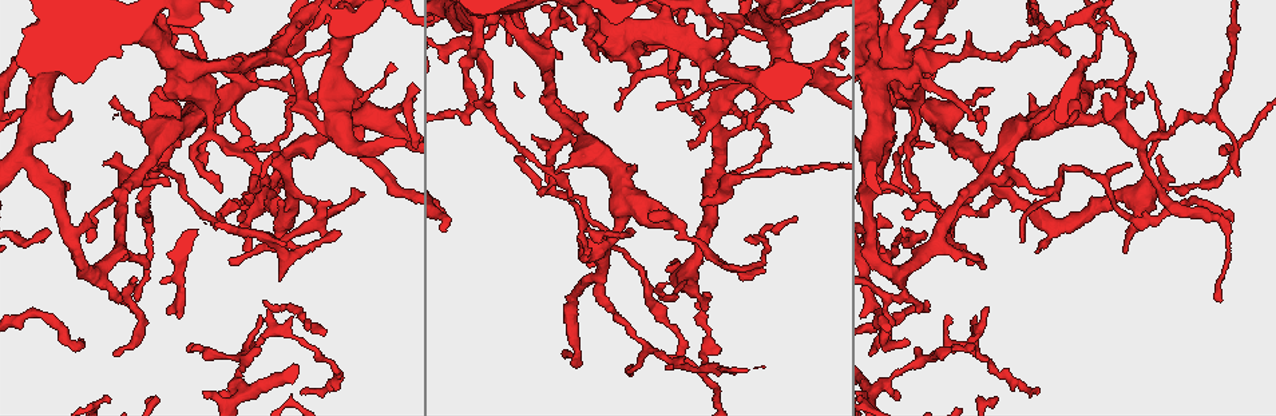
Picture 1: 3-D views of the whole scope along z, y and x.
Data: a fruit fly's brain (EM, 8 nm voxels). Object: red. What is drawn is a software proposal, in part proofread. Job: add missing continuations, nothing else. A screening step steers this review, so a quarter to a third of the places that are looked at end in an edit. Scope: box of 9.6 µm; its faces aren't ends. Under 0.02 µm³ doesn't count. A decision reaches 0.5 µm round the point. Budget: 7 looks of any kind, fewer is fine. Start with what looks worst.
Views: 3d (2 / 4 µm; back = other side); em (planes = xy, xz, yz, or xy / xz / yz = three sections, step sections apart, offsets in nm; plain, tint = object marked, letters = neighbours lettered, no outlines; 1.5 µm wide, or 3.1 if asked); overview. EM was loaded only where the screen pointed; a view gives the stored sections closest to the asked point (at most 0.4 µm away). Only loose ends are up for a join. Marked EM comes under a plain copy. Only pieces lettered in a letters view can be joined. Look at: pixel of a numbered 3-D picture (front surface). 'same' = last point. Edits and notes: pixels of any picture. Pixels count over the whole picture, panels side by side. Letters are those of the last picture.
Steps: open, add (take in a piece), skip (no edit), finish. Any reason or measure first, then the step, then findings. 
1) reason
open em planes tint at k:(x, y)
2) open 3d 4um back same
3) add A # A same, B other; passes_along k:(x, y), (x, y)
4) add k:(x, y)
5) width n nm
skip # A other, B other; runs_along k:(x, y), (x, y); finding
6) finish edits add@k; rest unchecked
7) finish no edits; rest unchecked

branch stops here
open 3d 4um at 1:(239, 220)

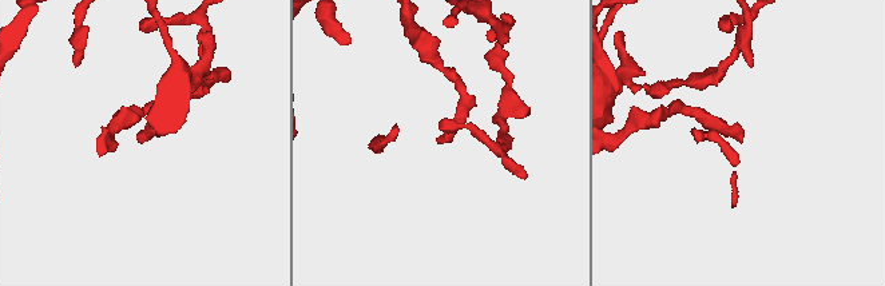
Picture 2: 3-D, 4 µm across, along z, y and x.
open em yz step 8 letters at 2:(742, 142)

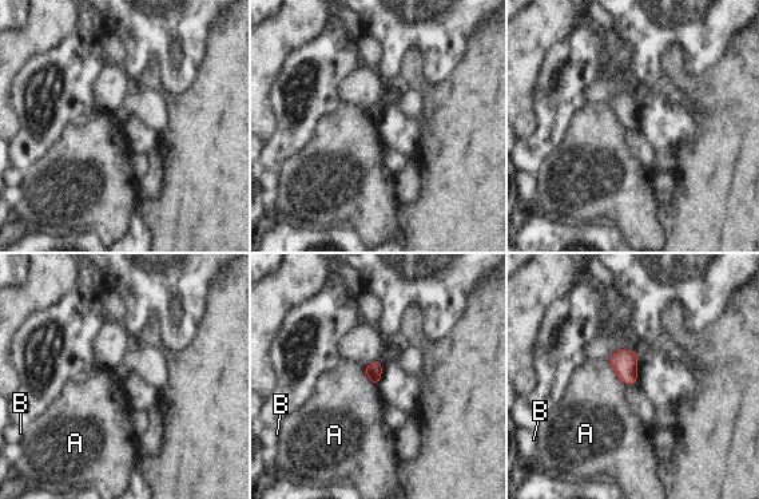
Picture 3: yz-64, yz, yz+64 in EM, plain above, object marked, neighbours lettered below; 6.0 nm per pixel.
cut it another way
open em planes letters same

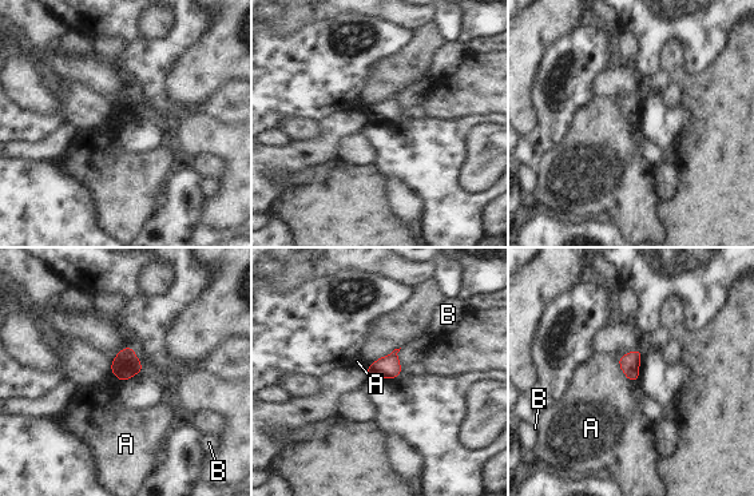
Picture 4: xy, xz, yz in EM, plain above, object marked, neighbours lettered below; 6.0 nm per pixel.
skip # A other, B other; border 4:(616, 357), (618, 366), (631, 381); no lettered piece goes on from it

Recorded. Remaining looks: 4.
free end
open 3d 2um at 1:(986, 268)

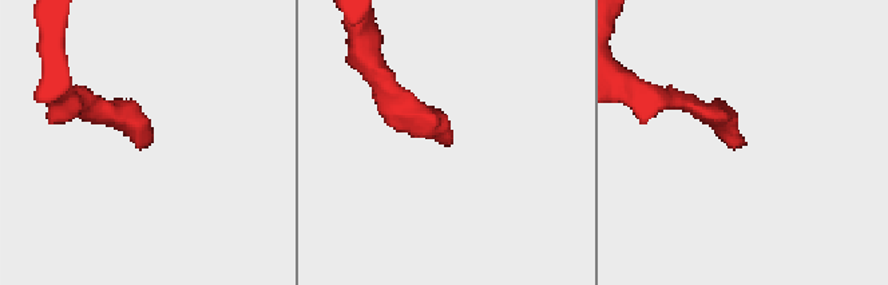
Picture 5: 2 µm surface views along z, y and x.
shape alone is not enough
open em yz step 8 tint at 5:(445, 139)

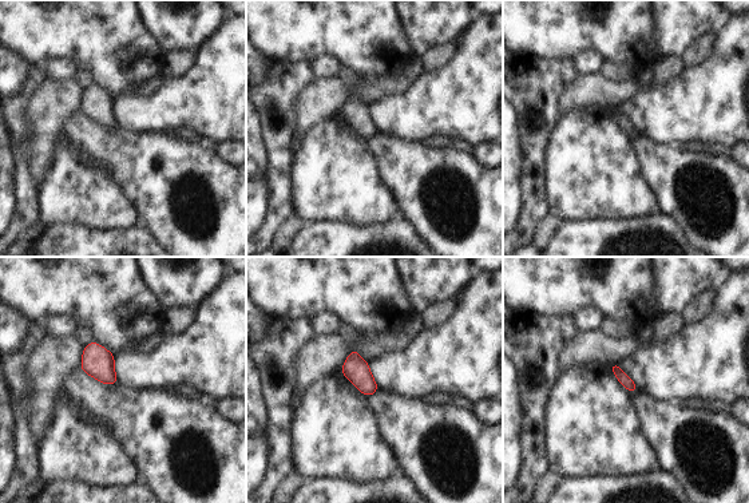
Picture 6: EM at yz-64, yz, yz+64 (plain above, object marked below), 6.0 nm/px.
open em planes letters same

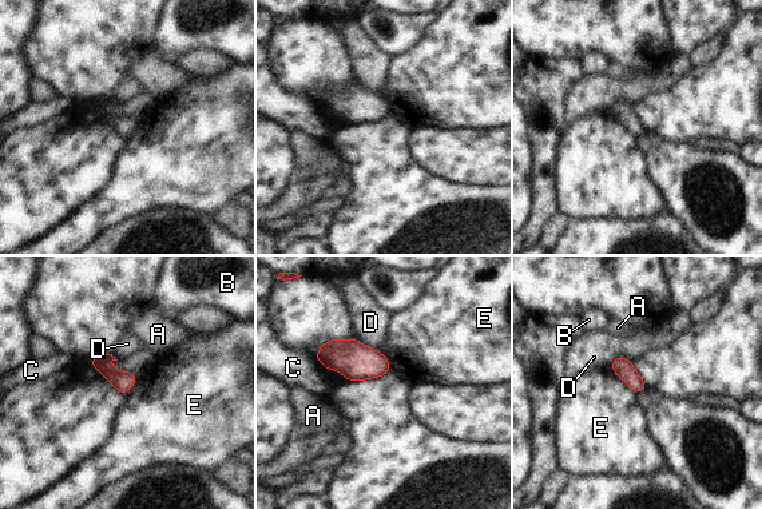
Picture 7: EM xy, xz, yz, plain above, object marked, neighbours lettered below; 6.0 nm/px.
skip # A other, B other, C other, D other, E other; border 7:(610, 364), (611, 369), (638, 394); none of them fits

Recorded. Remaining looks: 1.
thin end
open em planes letters at 1:(658, 108)

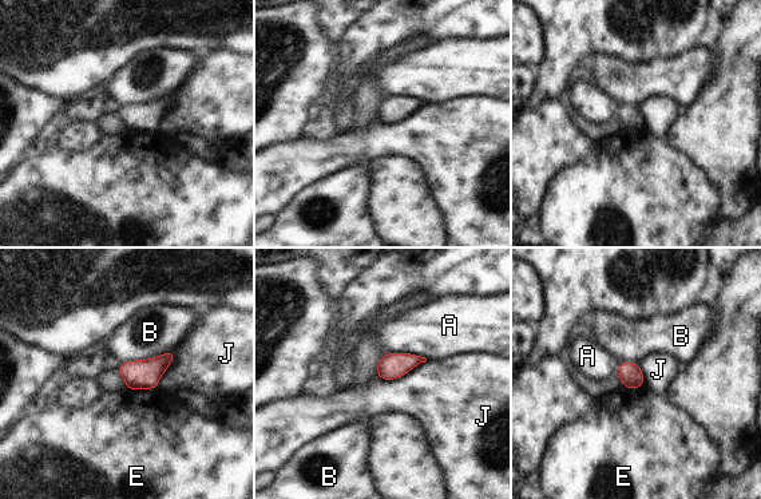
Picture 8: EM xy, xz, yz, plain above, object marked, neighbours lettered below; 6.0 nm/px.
longest_contact B 320 nm
skip # A other, B other, E other, J other; border 8:(425, 360), (397, 377), (377, 377); no lettered piece goes on from it

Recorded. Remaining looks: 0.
finish no edits; rest unchecked

